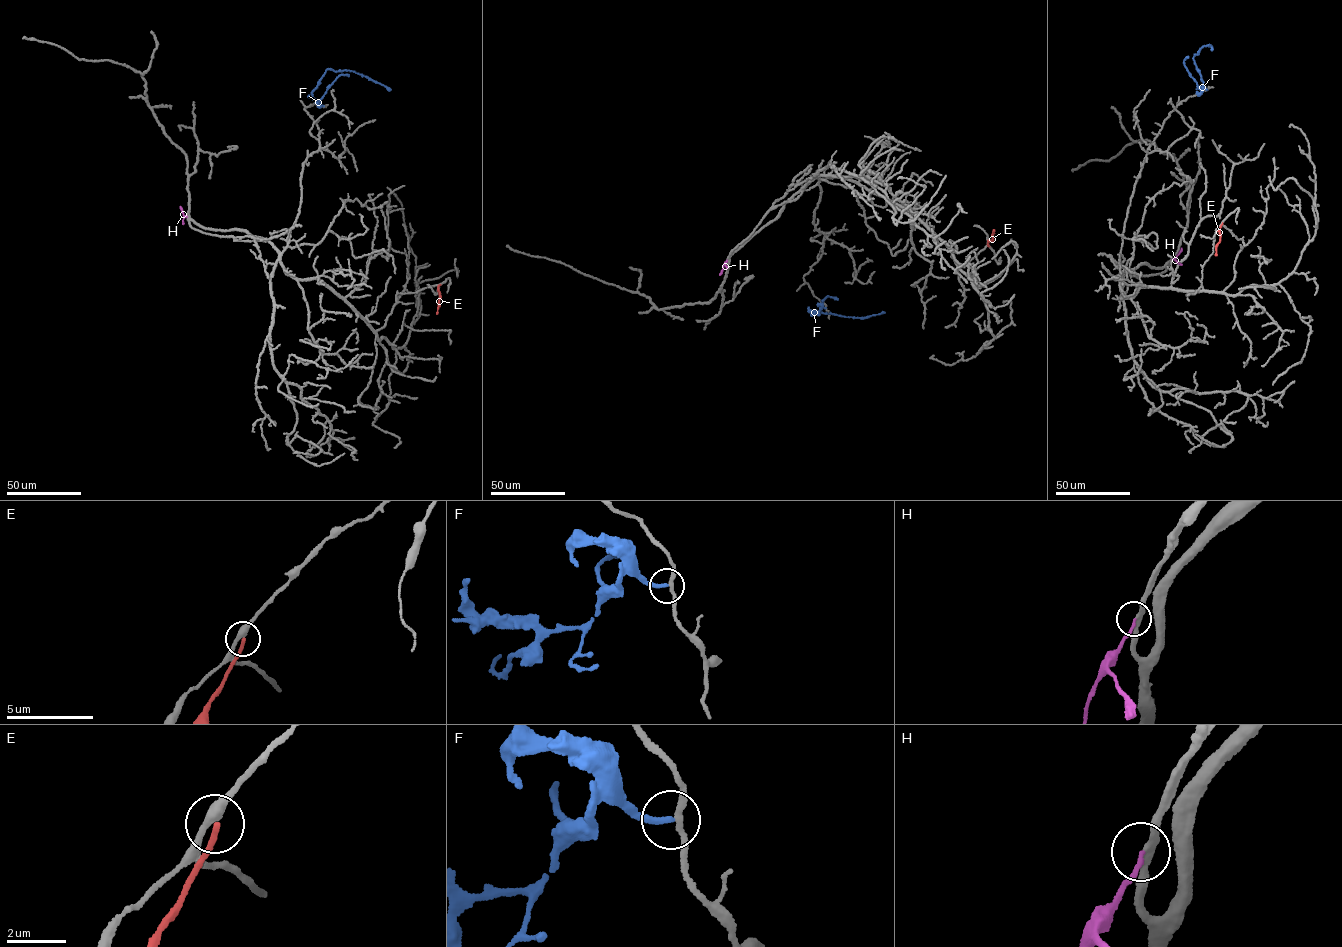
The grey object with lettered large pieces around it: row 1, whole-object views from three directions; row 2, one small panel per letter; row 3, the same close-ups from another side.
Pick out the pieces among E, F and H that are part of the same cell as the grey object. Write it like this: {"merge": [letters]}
{"merge": ["H"]}

